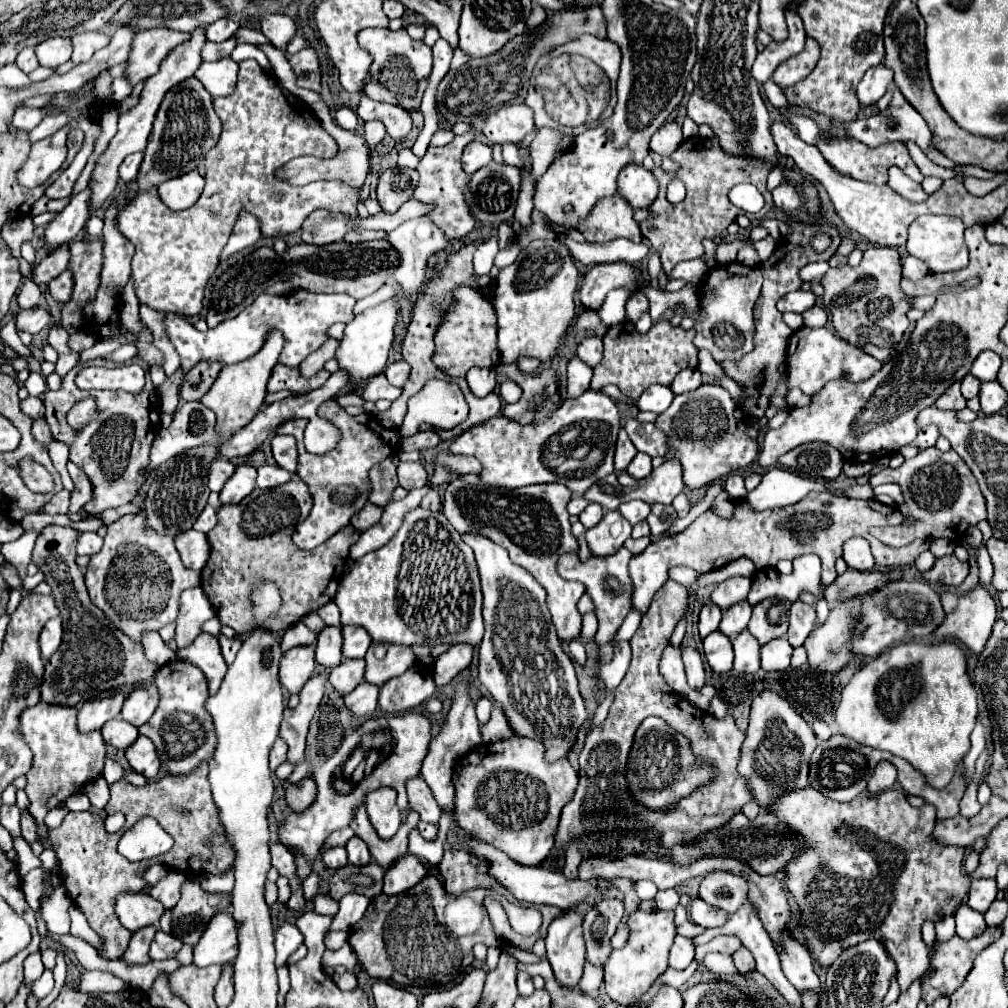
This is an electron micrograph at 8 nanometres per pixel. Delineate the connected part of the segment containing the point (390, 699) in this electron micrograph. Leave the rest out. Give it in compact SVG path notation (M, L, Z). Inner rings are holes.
M420 665L410 667L406 673L384 683L380 691L378 705L384 713L400 713L412 707L418 707L422 701L428 701L436 685Z

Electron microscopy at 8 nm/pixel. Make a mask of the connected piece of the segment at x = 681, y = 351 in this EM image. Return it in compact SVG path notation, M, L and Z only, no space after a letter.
M668 319L656 321L648 333L638 333L634 323L624 321L612 325L604 335L604 357L594 367L592 389L600 389L600 385L614 383L626 397L638 399L648 385L662 383L670 385L674 377L684 369L698 367L698 349L692 345L694 329L672 327Z

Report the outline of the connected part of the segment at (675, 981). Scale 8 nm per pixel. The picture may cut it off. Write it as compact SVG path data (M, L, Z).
M692 963L690 967L686 967L684 971L676 971L676 969L666 969L658 979L656 979L656 985L672 985L676 989L680 989L690 977L692 973L696 971L696 963Z

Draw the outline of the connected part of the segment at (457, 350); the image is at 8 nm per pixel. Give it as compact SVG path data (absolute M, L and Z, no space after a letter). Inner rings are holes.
M458 287L454 291L456 307L452 307L446 315L442 325L436 331L434 343L434 363L450 377L464 377L466 371L474 365L482 367L494 367L498 365L500 353L496 349L496 317L494 317L494 305L480 297L470 287Z

